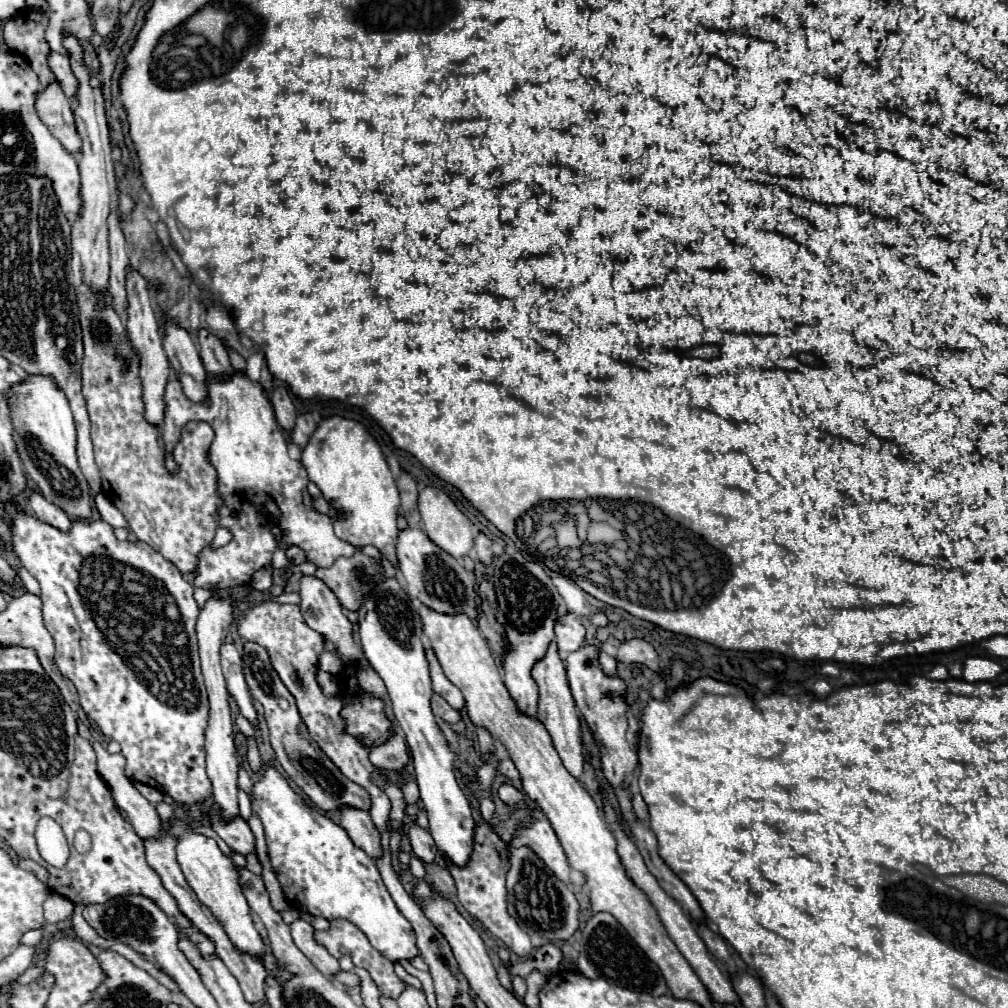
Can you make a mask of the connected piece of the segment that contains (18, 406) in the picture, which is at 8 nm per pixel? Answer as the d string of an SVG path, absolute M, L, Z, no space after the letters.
M28 376L24 388L12 392L12 422L16 424L16 446L22 464L40 488L42 496L66 512L70 520L88 520L92 516L90 488L76 460L76 428L66 396L52 384L50 376Z

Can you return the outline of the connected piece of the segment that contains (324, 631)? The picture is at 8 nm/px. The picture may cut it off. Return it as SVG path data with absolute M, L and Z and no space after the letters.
M302 576L300 586L302 586L302 588L300 588L300 598L302 598L300 610L302 610L302 616L304 616L304 620L308 622L308 626L310 626L312 630L316 630L318 634L322 634L322 638L324 638L326 642L330 642L330 644L336 648L336 652L340 652L340 656L342 656L344 660L350 660L350 662L354 662L354 664L358 664L358 666L368 666L368 660L366 660L360 644L354 642L352 624L348 622L346 614L342 612L344 608L340 606L338 598L332 596L332 590L330 590L322 580L318 580L318 578L314 578L314 576Z

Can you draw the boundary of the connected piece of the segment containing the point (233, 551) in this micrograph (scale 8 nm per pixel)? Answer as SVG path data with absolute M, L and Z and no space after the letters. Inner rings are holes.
M236 372L228 382L210 376L208 388L208 400L204 404L192 404L184 396L180 382L170 380L166 386L168 412L162 432L166 468L170 474L176 474L178 470L172 450L180 440L182 424L188 424L190 420L208 422L216 434L208 450L208 462L216 468L216 486L222 498L222 508L218 508L218 526L230 530L232 540L217 549L208 545L200 552L194 586L222 590L246 586L256 570L270 566L276 548L286 550L298 546L304 550L306 560L318 568L330 566L340 556L352 556L356 550L334 534L332 520L312 508L312 498L306 490L308 474L300 462L290 460L286 440L276 426L272 404L262 386L252 382L246 374ZM272 524L280 528L280 538L272 534Z

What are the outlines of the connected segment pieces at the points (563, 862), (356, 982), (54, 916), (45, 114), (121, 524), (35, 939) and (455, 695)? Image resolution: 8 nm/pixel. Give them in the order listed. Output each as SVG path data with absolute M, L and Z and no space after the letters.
M540 818L536 822L532 822L528 828L526 826L518 826L512 842L516 848L526 846L530 848L562 882L570 882L570 868L568 868L568 860L564 856L564 850L552 830L552 826L548 824L548 820Z
M338 970L334 974L334 980L340 982L342 986L346 988L354 988L354 986L360 986L360 978L354 974L354 972L344 972L344 970Z
M50 894L48 900L44 902L44 926L62 922L72 914L74 914L74 904L60 894Z
M50 82L38 92L36 112L52 136L58 138L68 152L76 154L76 148L80 148L80 136L76 136L76 126L72 124L72 106L56 82Z
M104 494L96 496L96 508L98 508L102 520L108 522L112 528L128 528L128 522L122 516L122 512Z
M40 926L40 928L30 928L28 932L24 932L24 934L20 936L20 944L22 944L22 946L38 946L38 944L42 942L42 938L44 938L44 926Z
M432 648L426 650L426 658L428 658L428 662L430 662L430 676L432 676L434 692L440 694L452 708L462 710L462 706L464 706L462 692L460 692L460 690L458 690L458 688L444 676L444 672L442 672L442 668L440 668L440 664L438 664L438 660L436 660Z

